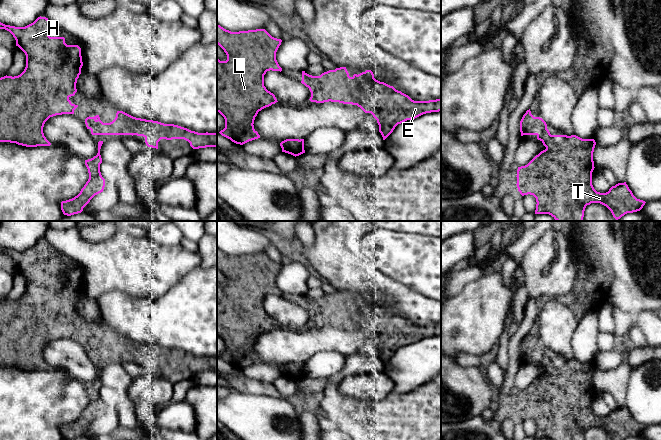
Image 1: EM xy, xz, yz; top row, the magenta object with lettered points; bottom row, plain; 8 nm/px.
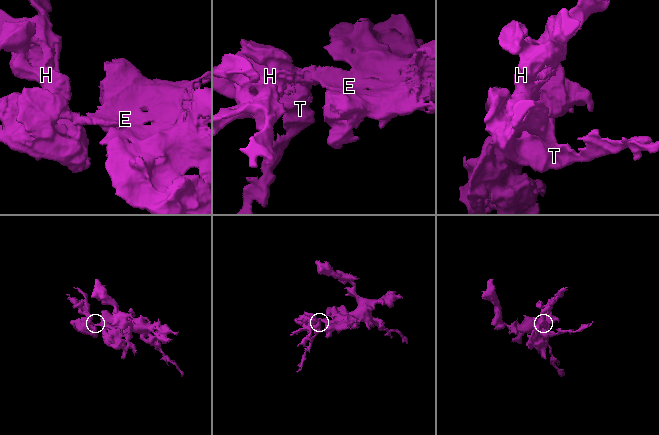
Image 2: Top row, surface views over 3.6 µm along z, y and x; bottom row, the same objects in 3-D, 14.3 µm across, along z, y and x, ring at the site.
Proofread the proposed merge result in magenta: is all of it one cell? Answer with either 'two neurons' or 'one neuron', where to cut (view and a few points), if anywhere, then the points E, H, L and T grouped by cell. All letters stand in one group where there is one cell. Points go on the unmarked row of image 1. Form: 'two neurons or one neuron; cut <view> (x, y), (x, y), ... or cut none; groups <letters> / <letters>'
one neuron; cut none; groups E H L T

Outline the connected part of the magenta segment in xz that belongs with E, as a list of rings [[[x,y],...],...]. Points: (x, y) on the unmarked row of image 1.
[[[346,291],[329,294],[320,300],[302,295],[301,307],[309,312],[311,326],[352,328],[365,337],[371,337],[377,344],[383,364],[398,348],[426,337],[441,335],[441,322],[414,325],[393,310],[376,304],[371,294],[352,301]]]

